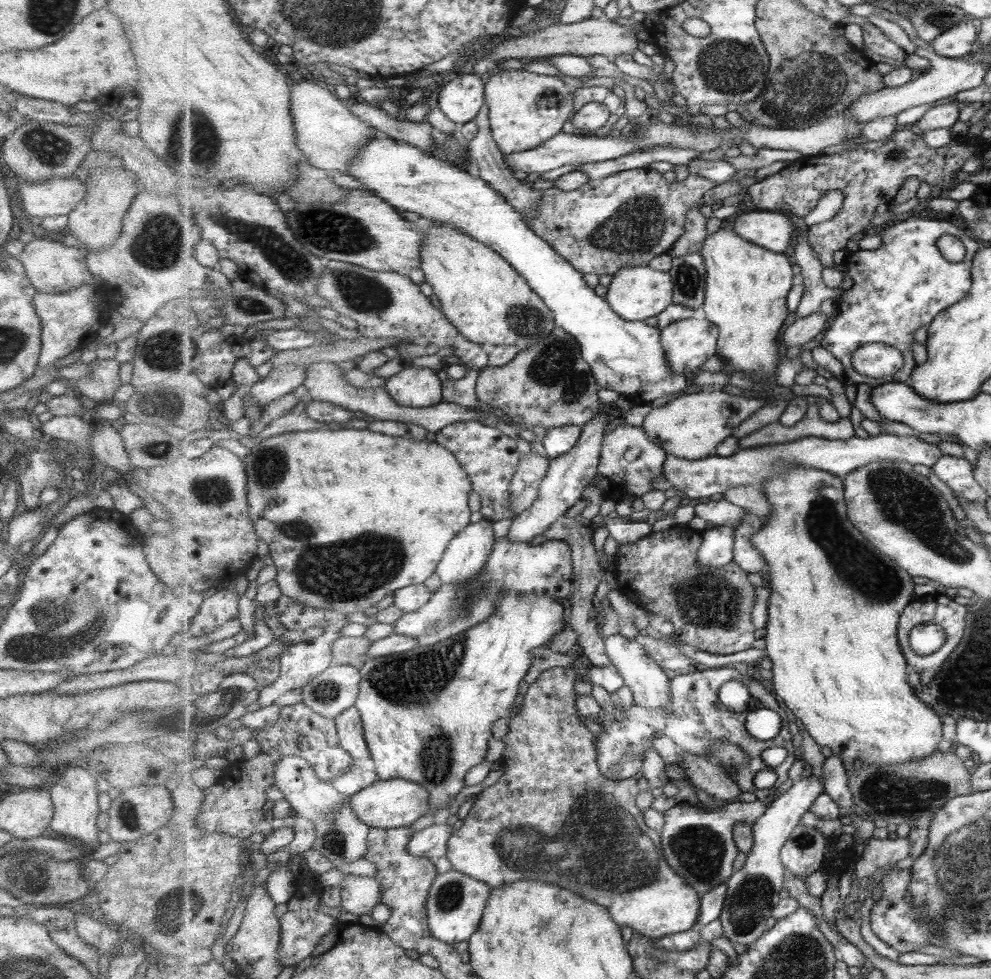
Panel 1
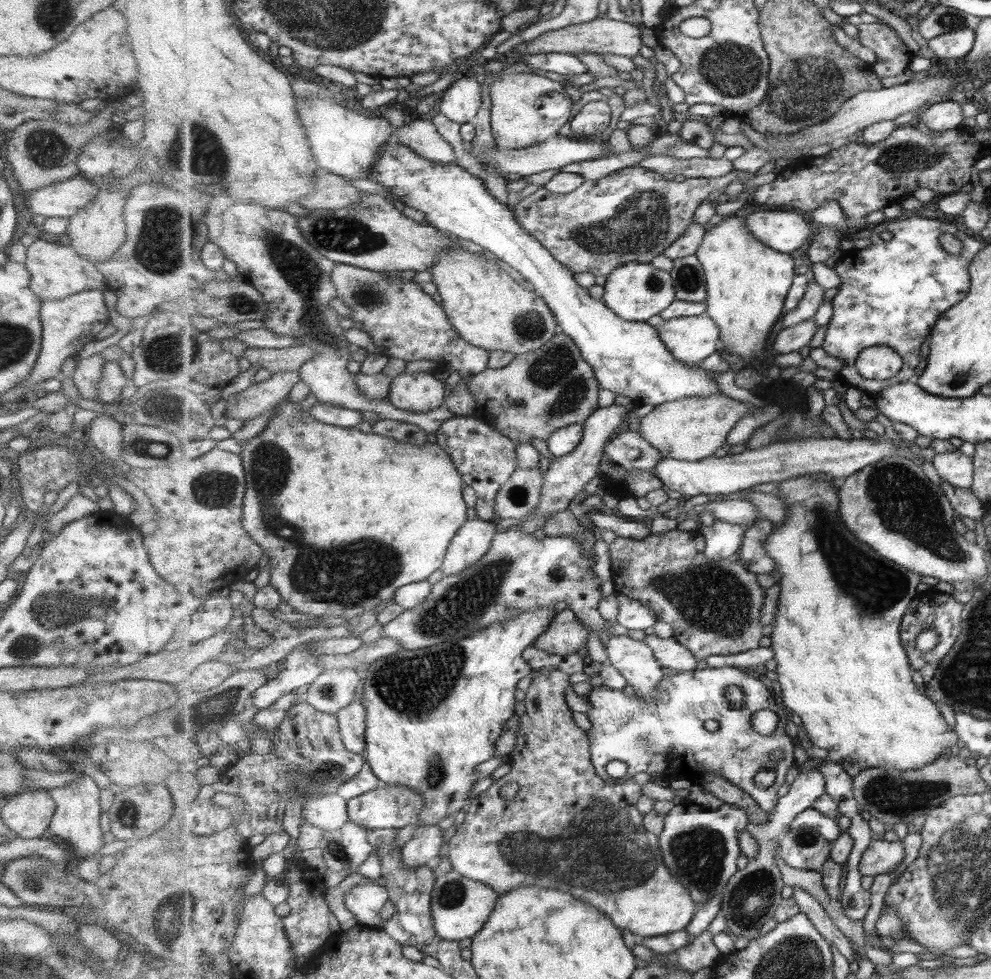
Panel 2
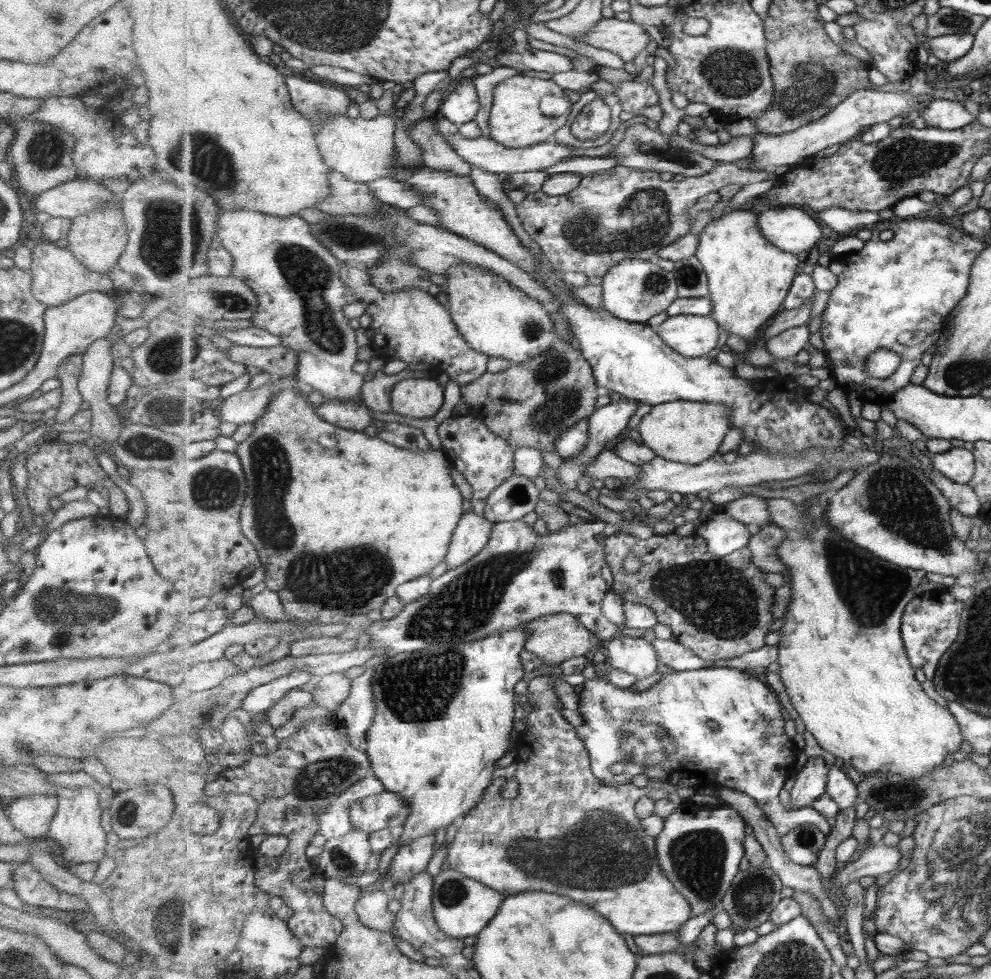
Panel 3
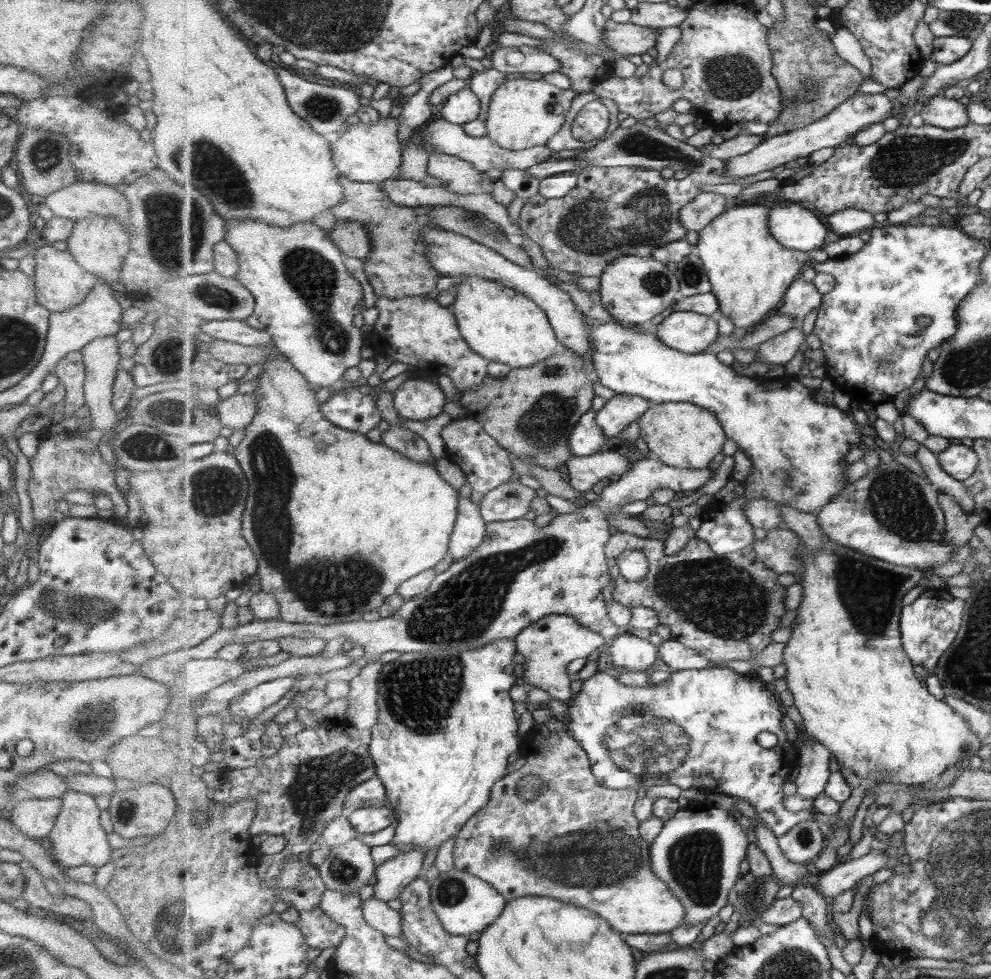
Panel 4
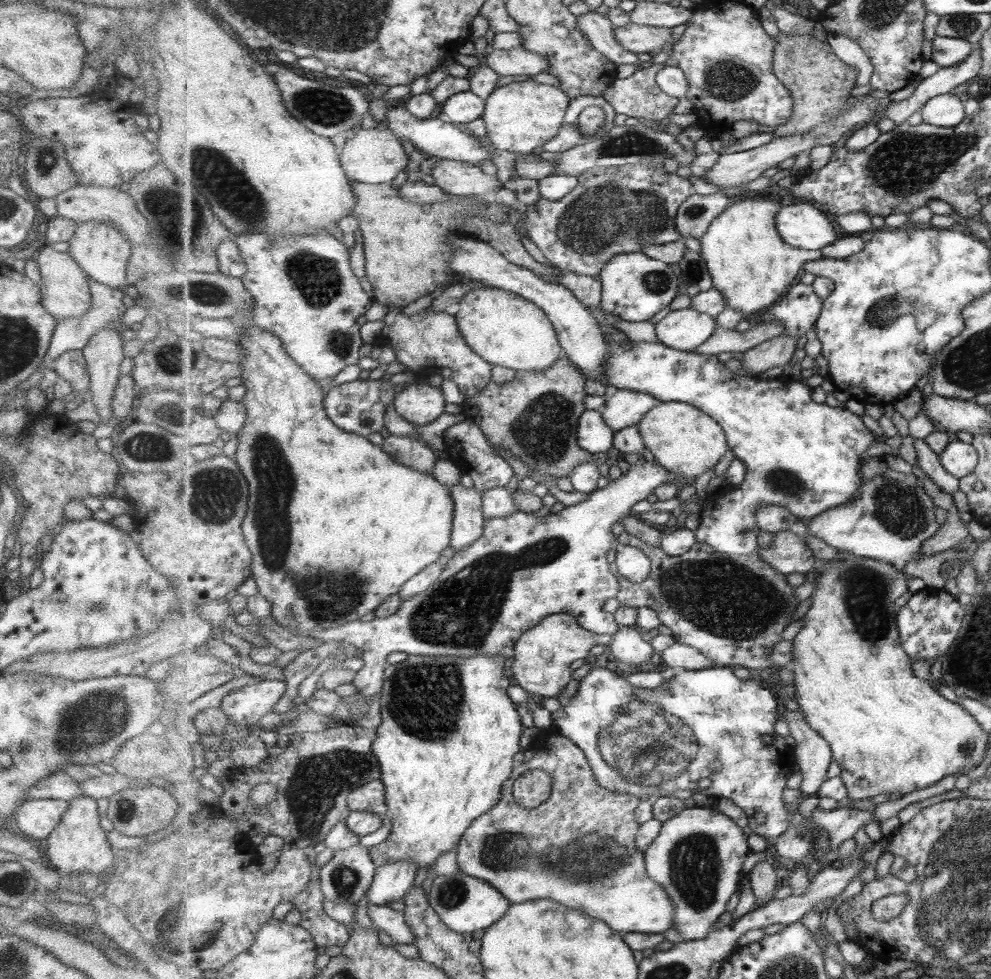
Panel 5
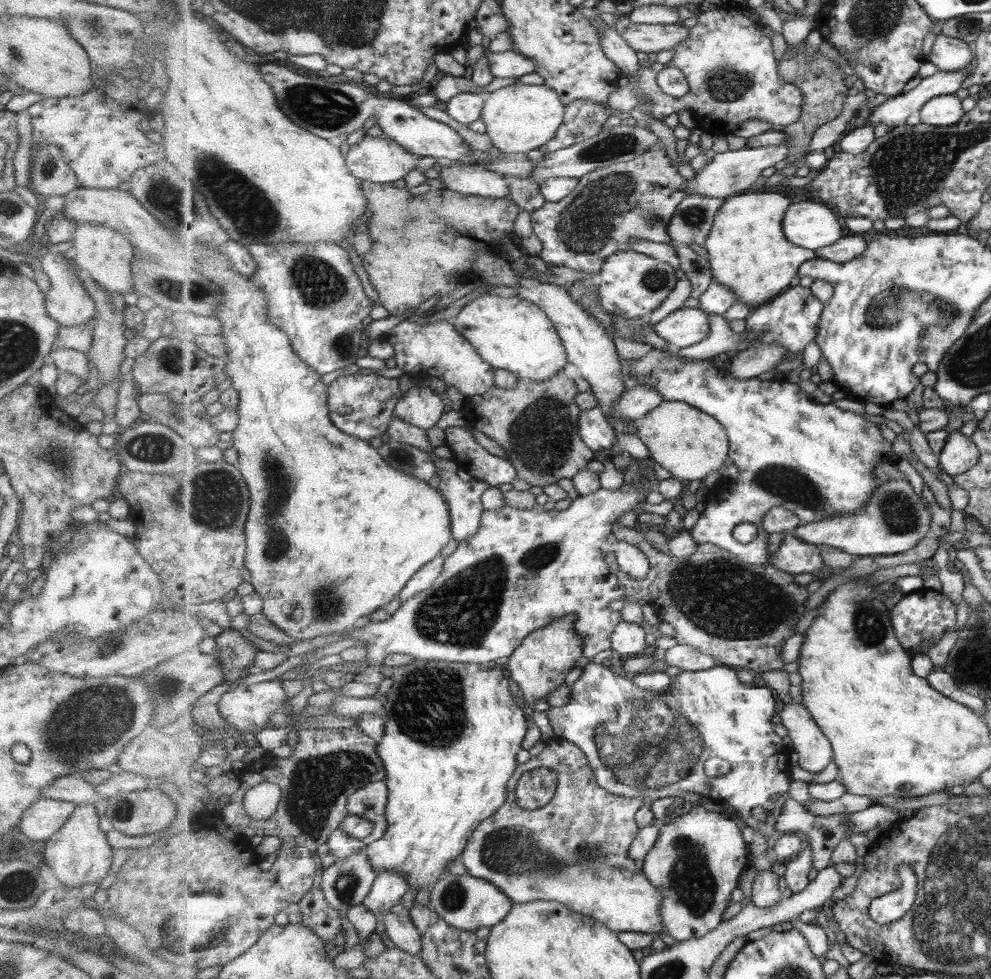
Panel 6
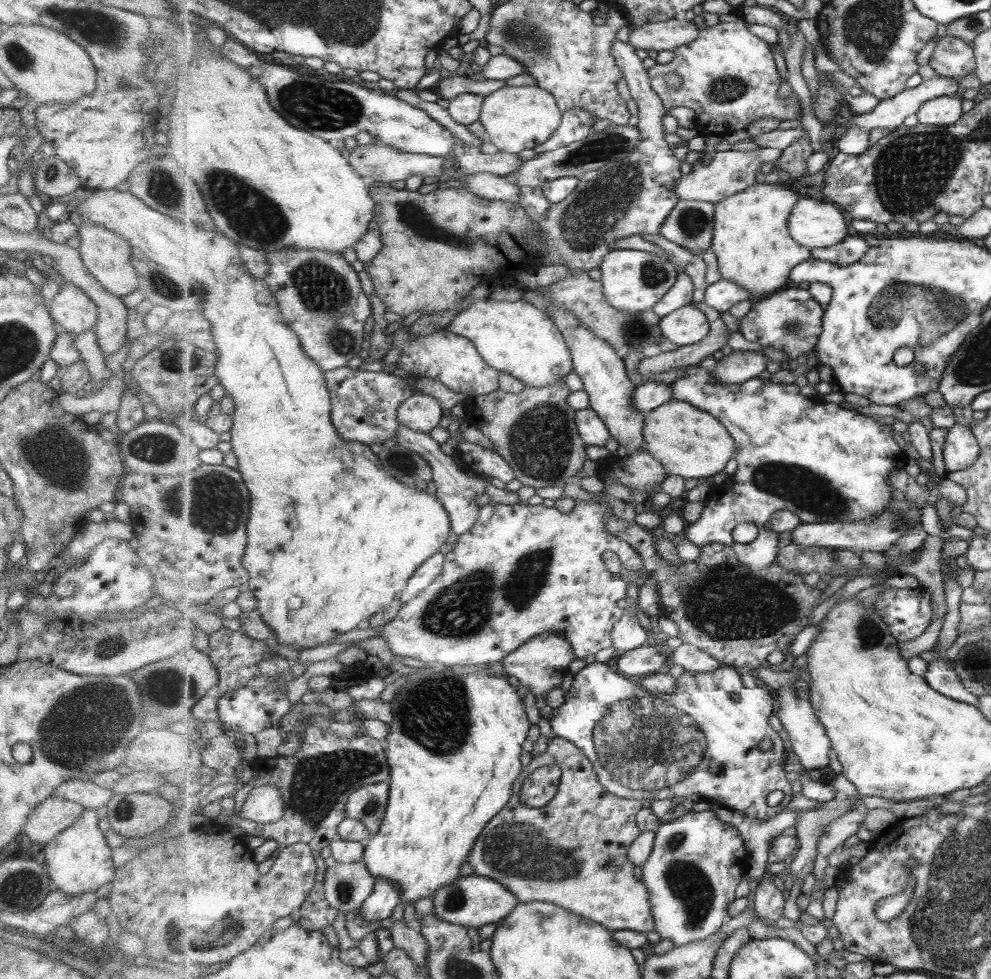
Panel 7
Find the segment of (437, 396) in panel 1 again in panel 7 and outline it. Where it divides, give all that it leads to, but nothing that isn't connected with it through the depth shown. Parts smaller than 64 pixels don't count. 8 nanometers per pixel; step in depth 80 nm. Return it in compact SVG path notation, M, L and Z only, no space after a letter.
M414 392L411 399L401 404L398 411L399 423L415 431L429 433L443 420L443 406L433 396Z

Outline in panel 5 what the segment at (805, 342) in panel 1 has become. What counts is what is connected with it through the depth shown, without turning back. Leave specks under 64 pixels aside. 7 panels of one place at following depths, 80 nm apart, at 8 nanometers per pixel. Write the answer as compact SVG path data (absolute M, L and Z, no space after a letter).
M783 334L747 350L742 360L744 370L749 376L751 373L759 376L760 373L789 364L797 352L797 339L796 336Z

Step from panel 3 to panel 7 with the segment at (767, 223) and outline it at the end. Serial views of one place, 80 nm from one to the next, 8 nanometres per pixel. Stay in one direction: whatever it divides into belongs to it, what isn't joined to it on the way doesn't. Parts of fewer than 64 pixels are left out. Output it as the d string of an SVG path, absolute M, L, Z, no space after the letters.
M800 198L791 213L791 236L807 248L829 248L849 236L849 222L843 209L819 198Z

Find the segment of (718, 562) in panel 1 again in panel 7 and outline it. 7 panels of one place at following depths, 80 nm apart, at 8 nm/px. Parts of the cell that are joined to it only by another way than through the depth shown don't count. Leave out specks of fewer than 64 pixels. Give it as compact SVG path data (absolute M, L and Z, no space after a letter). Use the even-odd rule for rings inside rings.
M699 365L685 368L683 376L671 383L674 399L694 404L695 408L709 412L723 422L734 437L738 450L735 460L738 465L731 475L729 491L721 492L716 486L704 494L706 503L702 517L688 525L683 534L697 546L721 543L733 548L738 559L753 570L761 570L776 564L778 560L779 533L766 529L766 524L778 510L789 509L800 516L803 523L859 522L874 518L891 506L893 488L891 473L903 469L908 458L893 436L893 426L881 424L855 410L841 408L835 403L819 401L805 396L797 384L775 384L761 378L741 384L721 384L713 371L707 372ZM752 522L762 531L757 540L749 544L739 544L733 531L739 524Z

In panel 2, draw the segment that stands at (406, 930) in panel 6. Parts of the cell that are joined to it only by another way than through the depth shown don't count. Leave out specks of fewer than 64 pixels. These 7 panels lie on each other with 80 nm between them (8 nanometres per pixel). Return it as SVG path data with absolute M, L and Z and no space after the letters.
M372 883L359 884L346 892L344 903L359 924L377 929L385 928L388 921L383 920L381 908L389 902L389 892L384 886Z

